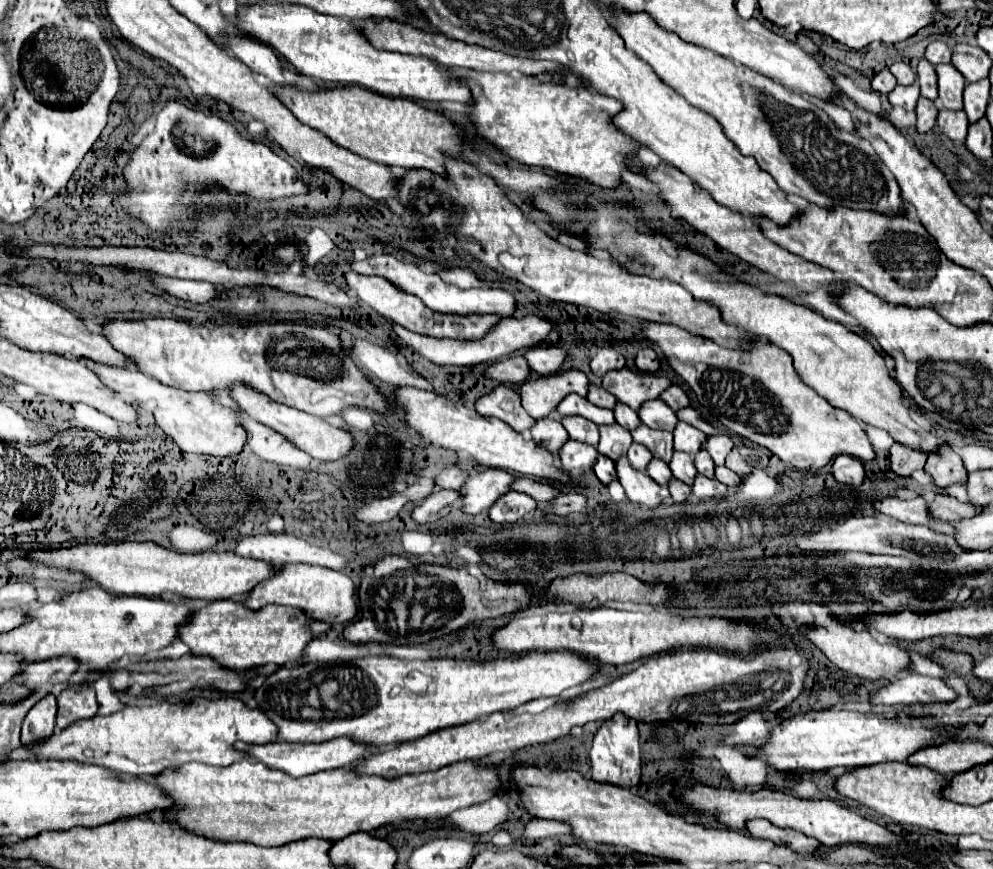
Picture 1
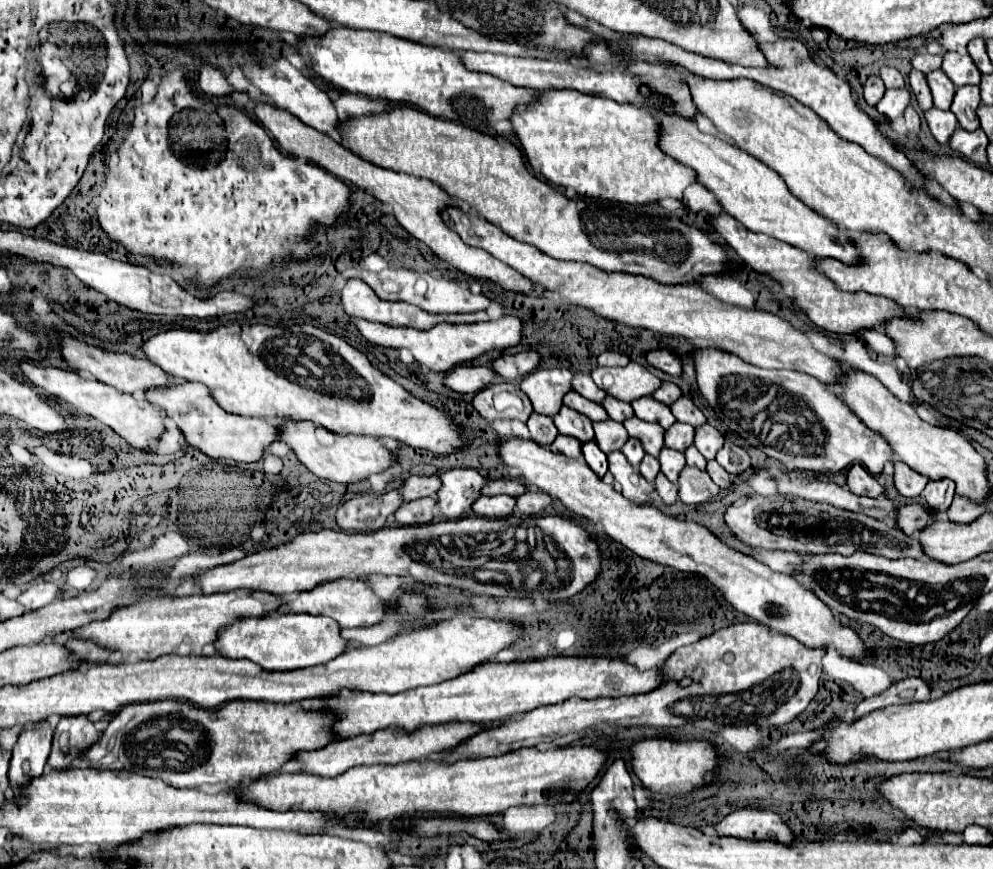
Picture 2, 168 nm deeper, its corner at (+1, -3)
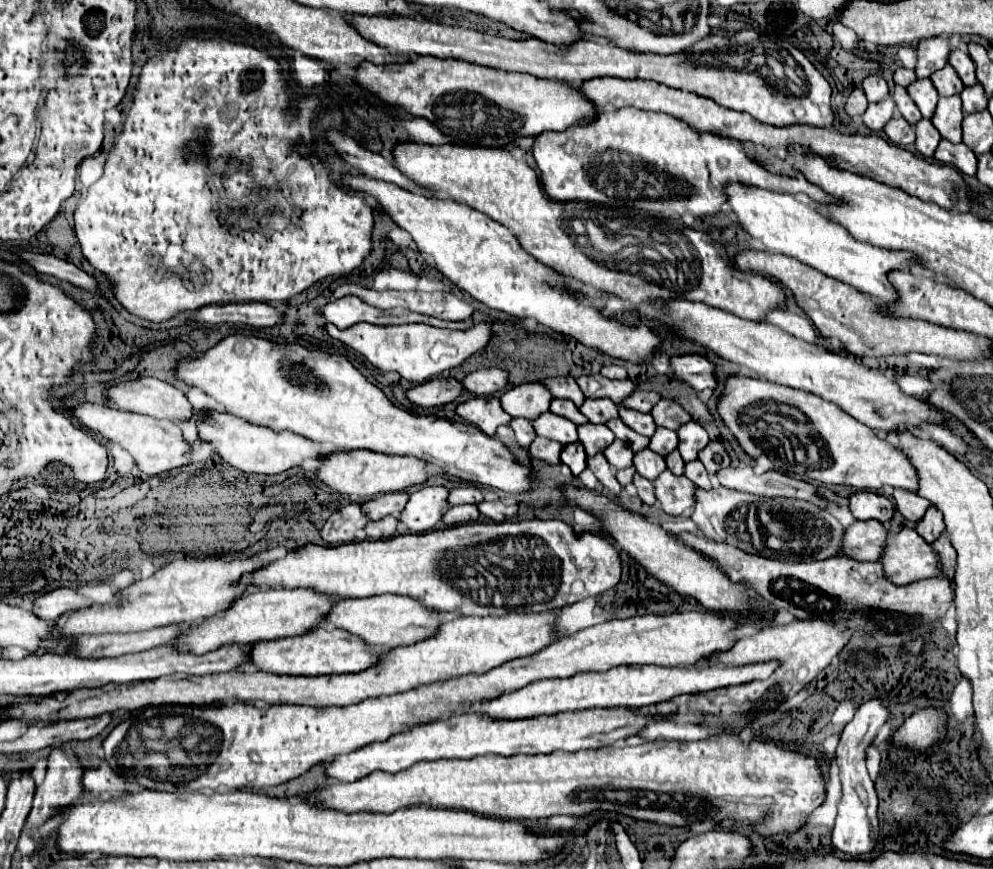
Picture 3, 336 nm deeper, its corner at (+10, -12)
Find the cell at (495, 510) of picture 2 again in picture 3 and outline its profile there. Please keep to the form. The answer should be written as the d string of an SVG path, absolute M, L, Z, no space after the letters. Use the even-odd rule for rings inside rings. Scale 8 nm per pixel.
M458 505L458 507L450 507L444 517L442 517L442 525L462 525L462 523L470 523L470 521L478 521L480 513L476 505Z

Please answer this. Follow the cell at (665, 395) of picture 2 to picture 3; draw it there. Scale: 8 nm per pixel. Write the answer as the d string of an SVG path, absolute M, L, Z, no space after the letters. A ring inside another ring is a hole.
M636 389L630 397L626 397L626 401L622 401L624 407L630 407L630 409L636 409L636 411L642 411L642 413L650 413L650 409L660 401L660 395L654 393L654 391L642 391L642 389Z

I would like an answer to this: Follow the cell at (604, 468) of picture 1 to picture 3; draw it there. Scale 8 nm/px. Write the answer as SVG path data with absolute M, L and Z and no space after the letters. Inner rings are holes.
M574 443L574 445L566 445L560 453L560 459L564 465L570 467L572 475L580 475L584 469L586 469L586 453L582 449L580 443Z

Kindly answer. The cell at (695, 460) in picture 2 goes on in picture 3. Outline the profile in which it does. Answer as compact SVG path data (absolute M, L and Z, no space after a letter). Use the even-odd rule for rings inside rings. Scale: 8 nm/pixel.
M678 451L668 453L664 459L666 459L666 467L668 467L674 475L682 475L682 473L684 473L684 461L682 461L682 457L680 457Z

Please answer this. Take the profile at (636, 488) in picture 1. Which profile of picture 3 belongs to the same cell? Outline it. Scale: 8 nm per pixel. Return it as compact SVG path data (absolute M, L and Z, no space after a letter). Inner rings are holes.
M598 453L598 455L594 455L594 457L588 457L586 459L588 461L588 469L596 475L596 479L606 487L606 489L610 489L612 493L620 493L620 483L616 481L616 477L614 477L614 471L610 469L610 465L608 465L608 461L606 461L606 457L602 455L602 453Z

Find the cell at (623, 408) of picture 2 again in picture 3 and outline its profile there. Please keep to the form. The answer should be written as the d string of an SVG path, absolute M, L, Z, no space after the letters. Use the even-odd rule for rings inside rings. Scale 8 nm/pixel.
M586 399L578 409L590 423L606 423L618 417L618 405L610 399Z

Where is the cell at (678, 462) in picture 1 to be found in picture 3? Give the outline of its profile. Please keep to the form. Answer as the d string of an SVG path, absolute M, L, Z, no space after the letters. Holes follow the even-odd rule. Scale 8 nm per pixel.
M642 449L642 451L638 451L638 453L634 455L634 469L636 469L642 477L654 481L654 477L658 477L658 475L666 469L666 461L664 461L662 455L652 453L650 449Z

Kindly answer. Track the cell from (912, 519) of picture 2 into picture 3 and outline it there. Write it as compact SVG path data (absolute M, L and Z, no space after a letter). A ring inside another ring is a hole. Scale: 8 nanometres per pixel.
M856 521L846 527L842 537L842 555L856 561L878 561L884 551L888 529L878 521Z

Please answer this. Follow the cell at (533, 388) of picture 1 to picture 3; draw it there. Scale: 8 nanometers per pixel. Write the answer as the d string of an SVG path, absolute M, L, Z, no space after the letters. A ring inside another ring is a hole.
M526 383L526 385L512 387L500 397L500 405L510 417L514 419L524 417L528 421L534 421L538 415L546 413L550 401L552 395L540 383Z

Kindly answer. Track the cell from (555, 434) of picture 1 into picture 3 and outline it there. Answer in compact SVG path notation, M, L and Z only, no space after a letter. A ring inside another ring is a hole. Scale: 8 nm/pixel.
M512 419L510 427L514 429L514 433L516 433L516 441L518 441L520 447L528 447L530 441L536 437L534 427L532 427L532 423L530 423L528 419Z

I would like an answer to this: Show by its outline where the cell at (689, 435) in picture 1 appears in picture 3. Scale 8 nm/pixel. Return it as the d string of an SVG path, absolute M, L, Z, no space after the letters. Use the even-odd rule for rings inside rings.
M658 427L656 433L652 435L650 439L650 445L648 445L654 453L658 455L668 455L670 451L674 451L678 447L678 437L676 437L676 431L670 431L670 429L664 429L664 427Z

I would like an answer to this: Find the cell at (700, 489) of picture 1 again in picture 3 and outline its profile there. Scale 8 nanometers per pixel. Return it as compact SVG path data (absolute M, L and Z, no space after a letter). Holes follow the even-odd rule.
M668 469L662 471L654 481L654 495L662 511L668 515L682 515L694 507L696 485L684 475L676 477Z

